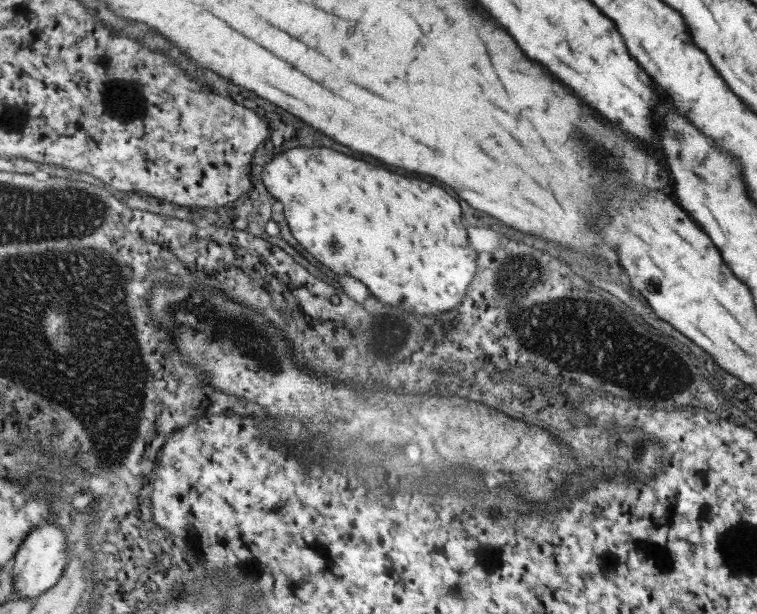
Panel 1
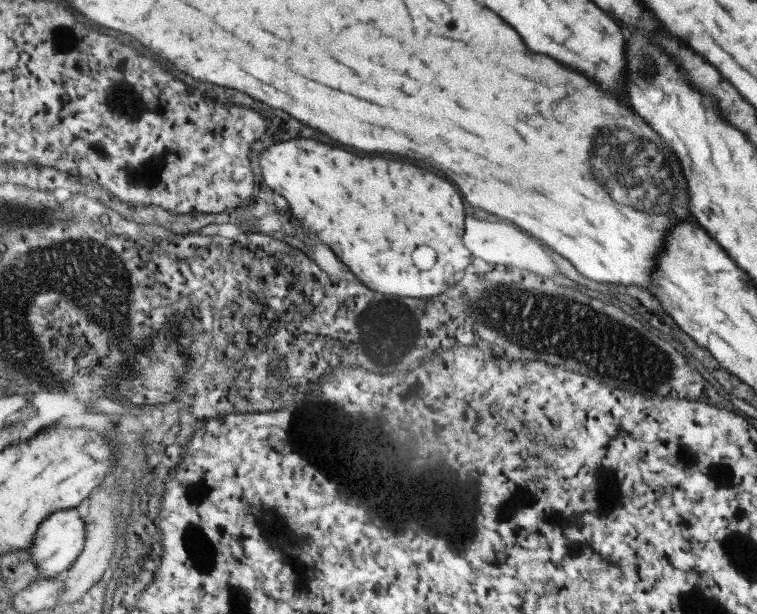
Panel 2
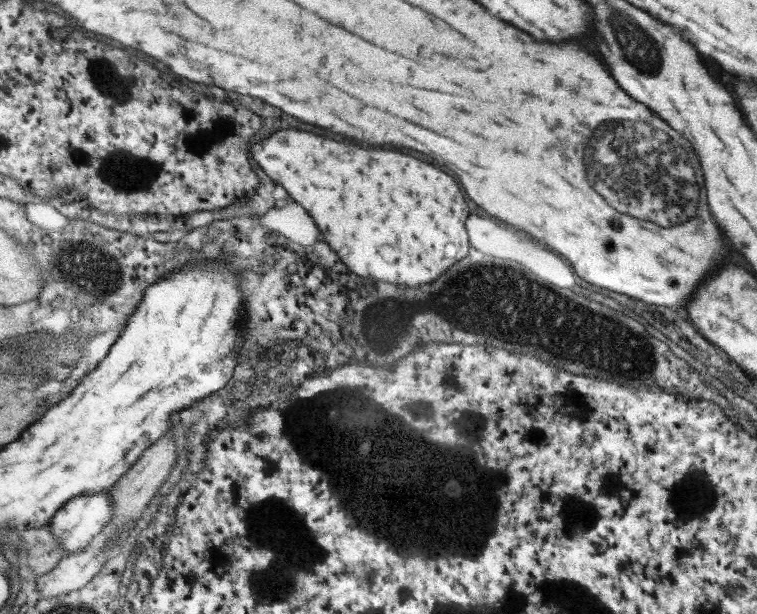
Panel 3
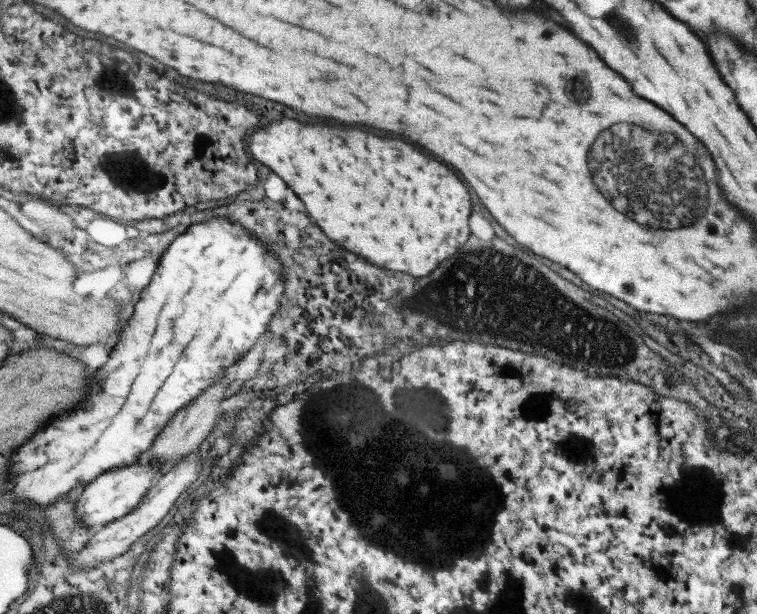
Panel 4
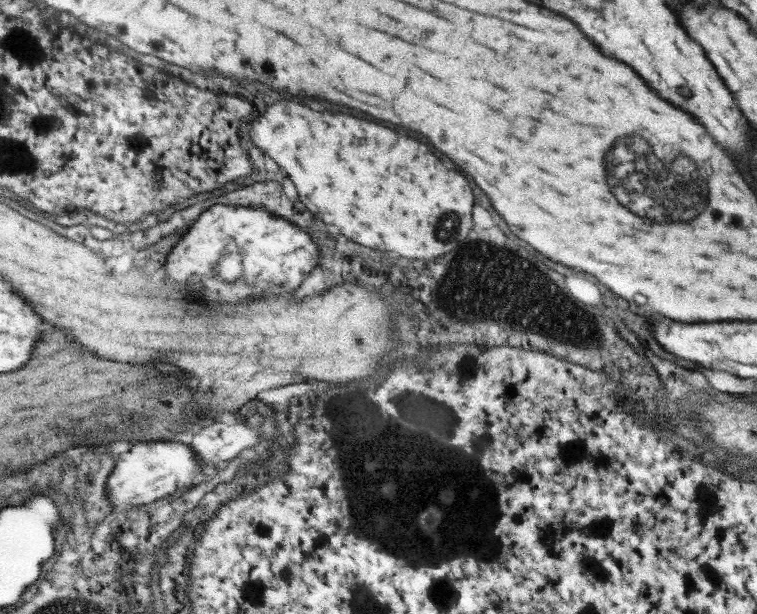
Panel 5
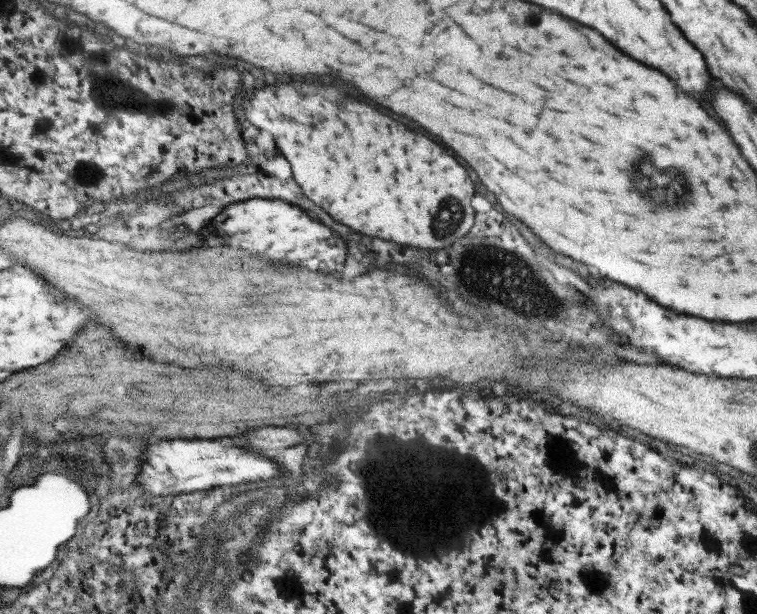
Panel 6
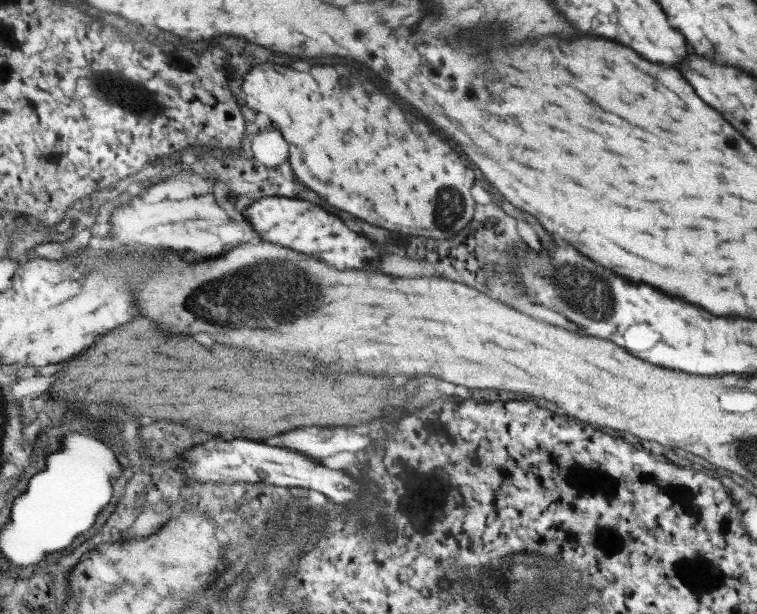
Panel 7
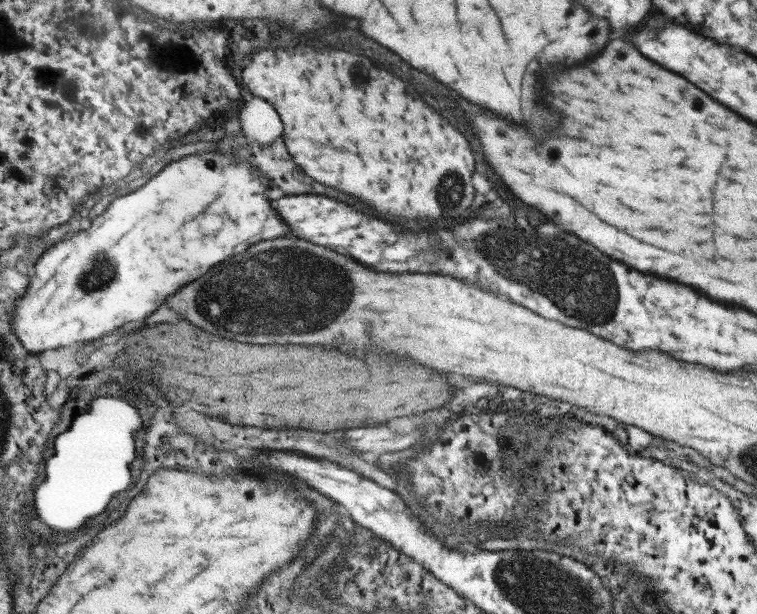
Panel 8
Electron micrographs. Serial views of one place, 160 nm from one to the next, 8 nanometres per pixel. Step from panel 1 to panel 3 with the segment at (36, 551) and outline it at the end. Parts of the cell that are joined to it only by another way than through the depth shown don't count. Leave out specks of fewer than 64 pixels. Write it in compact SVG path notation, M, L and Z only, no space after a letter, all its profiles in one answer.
M111 489L76 496L75 499L56 512L56 515L52 518L51 532L58 538L67 555L87 549L97 533L109 524L114 513L114 502L112 496L110 496Z

